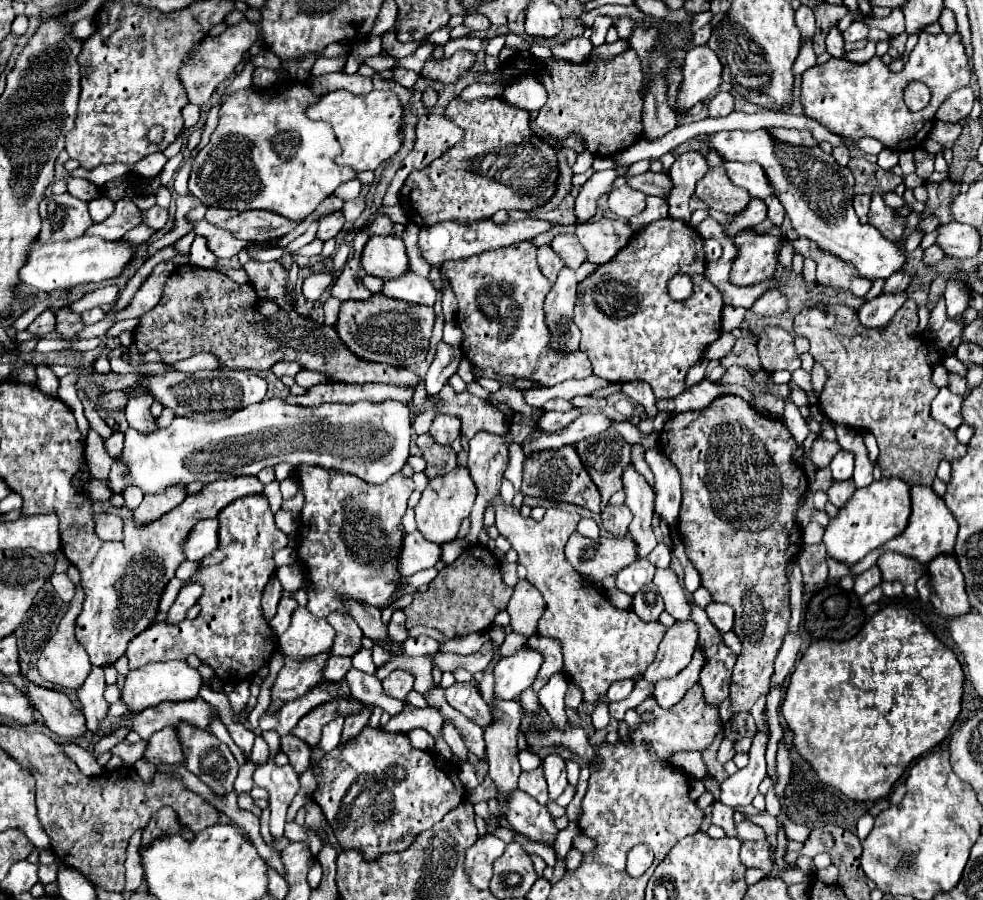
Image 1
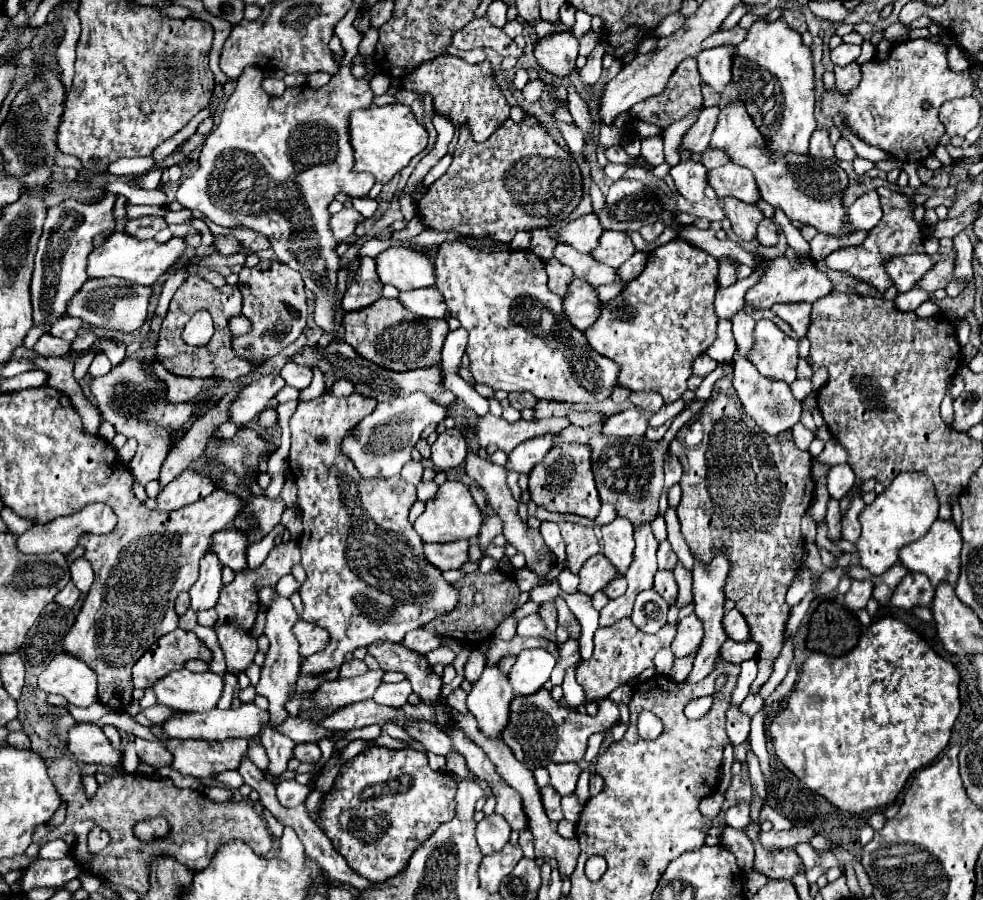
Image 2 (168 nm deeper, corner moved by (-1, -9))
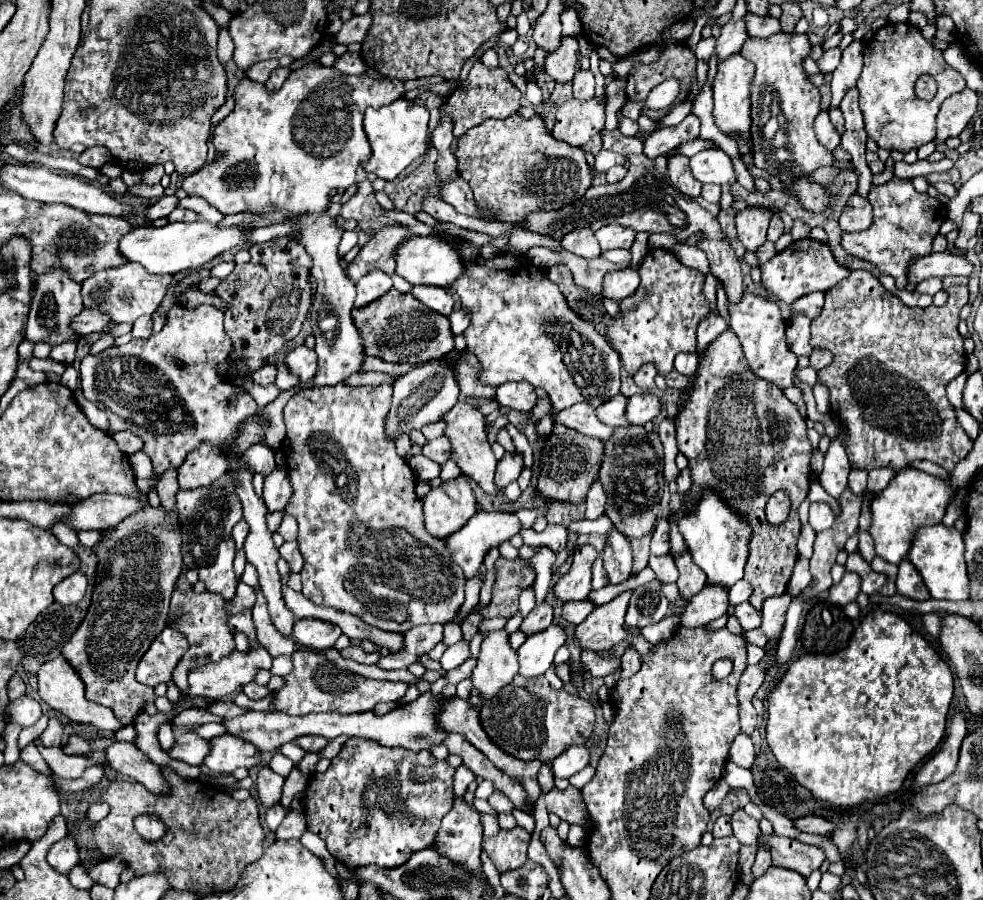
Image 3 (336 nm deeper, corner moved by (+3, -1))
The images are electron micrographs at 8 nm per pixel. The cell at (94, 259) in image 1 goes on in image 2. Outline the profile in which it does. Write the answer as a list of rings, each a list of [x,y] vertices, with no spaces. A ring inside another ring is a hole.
[[[114,233],[102,247],[90,253],[88,257],[88,277],[120,277],[140,285],[154,285],[166,271],[170,271],[180,257],[184,255],[186,243],[182,237],[172,237],[166,243],[156,243],[154,239],[132,239],[128,233]]]

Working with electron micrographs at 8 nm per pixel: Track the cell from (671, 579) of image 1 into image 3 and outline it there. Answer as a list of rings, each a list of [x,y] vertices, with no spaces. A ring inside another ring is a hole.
[[[650,555],[648,567],[656,573],[656,577],[662,583],[674,583],[678,579],[678,569],[674,565],[674,557],[672,555],[662,555],[662,557]]]

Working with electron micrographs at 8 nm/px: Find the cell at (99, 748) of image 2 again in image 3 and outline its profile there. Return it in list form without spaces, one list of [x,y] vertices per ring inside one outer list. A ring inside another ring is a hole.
[[[112,743],[104,751],[106,763],[120,775],[126,775],[142,783],[152,793],[168,793],[168,783],[160,775],[160,767],[154,765],[134,743]]]

